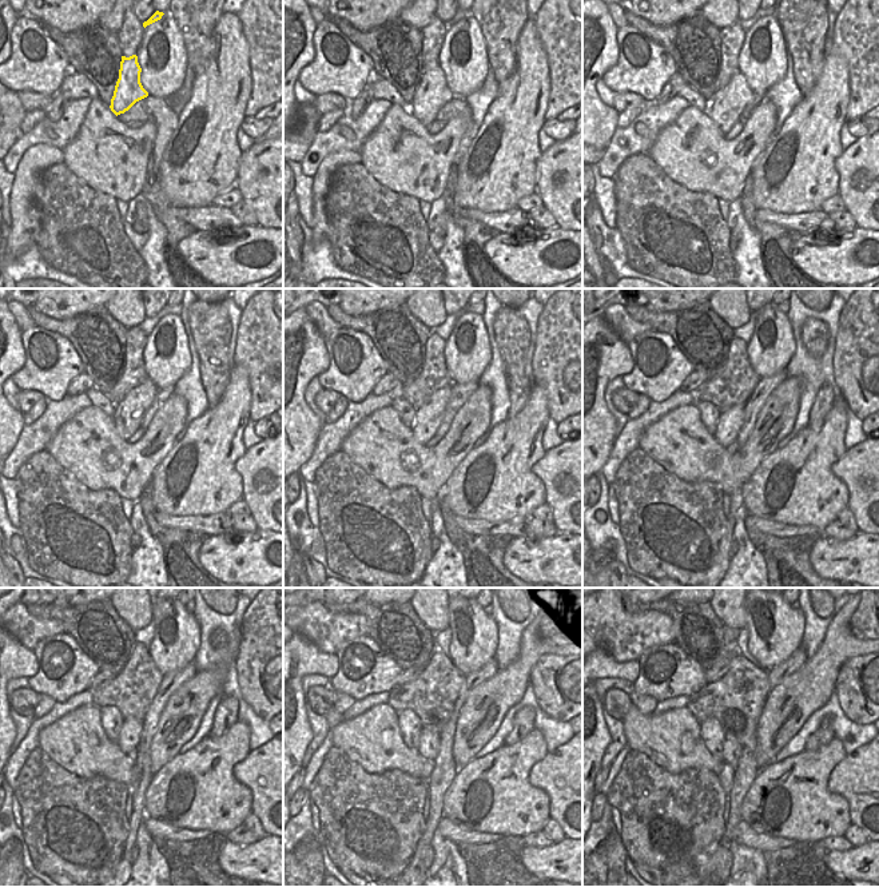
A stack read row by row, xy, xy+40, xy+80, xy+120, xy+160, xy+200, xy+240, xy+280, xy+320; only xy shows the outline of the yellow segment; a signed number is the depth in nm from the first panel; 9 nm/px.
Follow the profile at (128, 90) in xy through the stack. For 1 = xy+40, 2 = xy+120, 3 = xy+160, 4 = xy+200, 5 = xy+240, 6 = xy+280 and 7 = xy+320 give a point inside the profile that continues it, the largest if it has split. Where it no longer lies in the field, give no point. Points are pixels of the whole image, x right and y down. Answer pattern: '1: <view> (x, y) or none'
1: xy+40 (432, 94)
2: xy+120 (130, 412)
3: xy+160 (429, 417)
4: xy+200 (730, 422)
5: xy+240 (130, 734)
6: xy+280 (429, 746)
7: xy+320 (731, 747)

